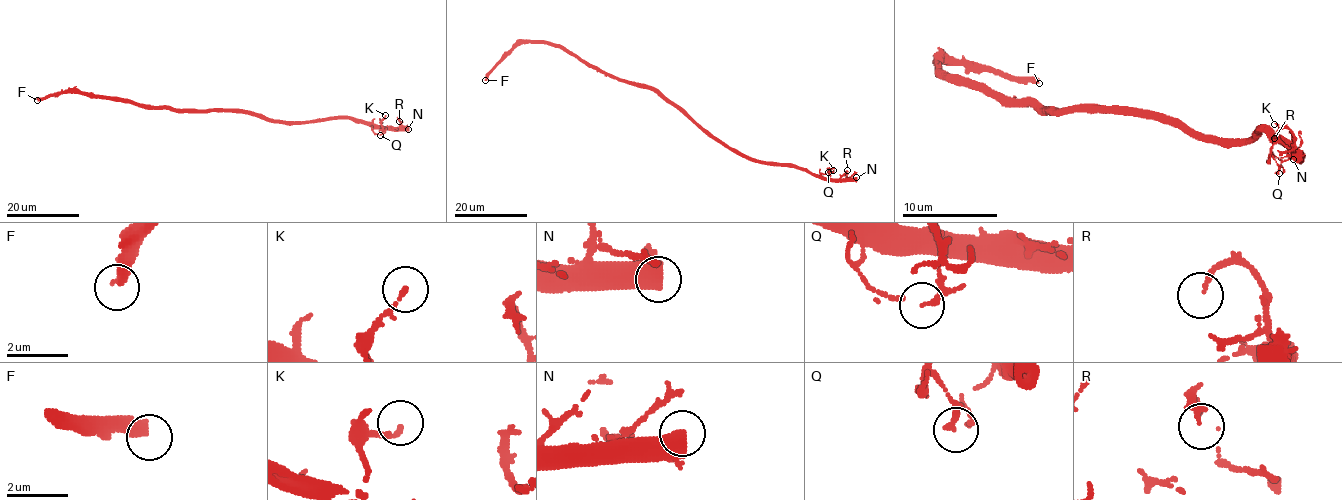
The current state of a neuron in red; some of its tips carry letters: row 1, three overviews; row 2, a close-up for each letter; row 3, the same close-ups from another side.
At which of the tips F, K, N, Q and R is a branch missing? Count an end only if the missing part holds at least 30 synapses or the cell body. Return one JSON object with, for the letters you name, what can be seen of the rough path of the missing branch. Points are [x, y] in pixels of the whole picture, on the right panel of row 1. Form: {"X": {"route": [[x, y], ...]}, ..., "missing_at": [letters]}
{"missing_at": ["F"]}

